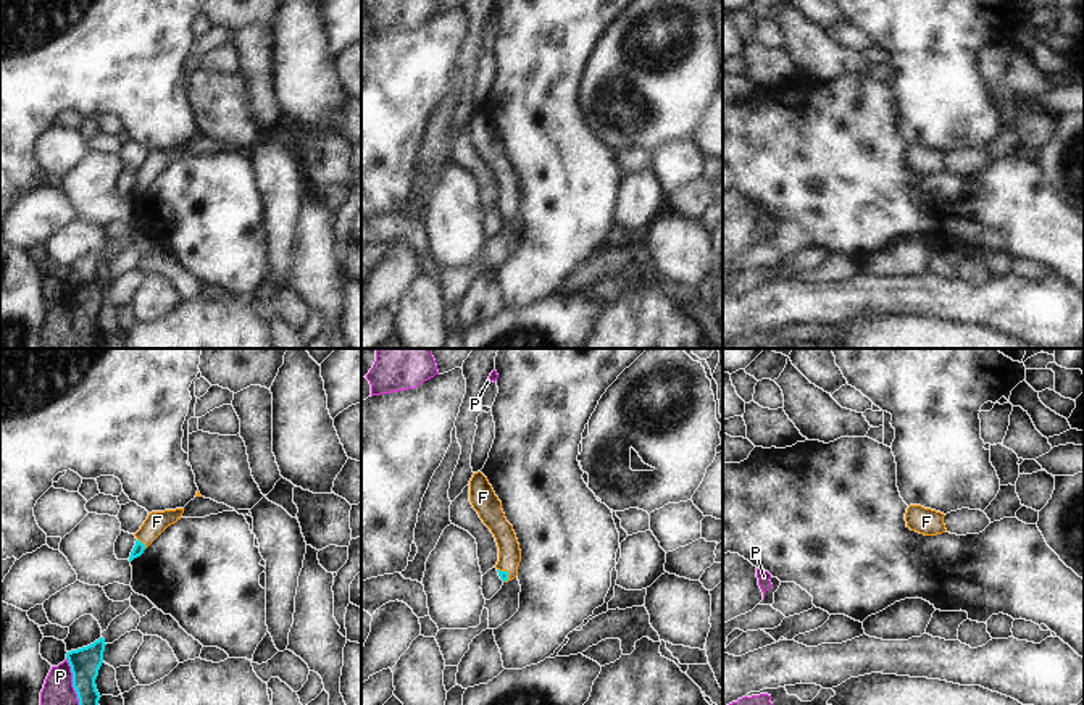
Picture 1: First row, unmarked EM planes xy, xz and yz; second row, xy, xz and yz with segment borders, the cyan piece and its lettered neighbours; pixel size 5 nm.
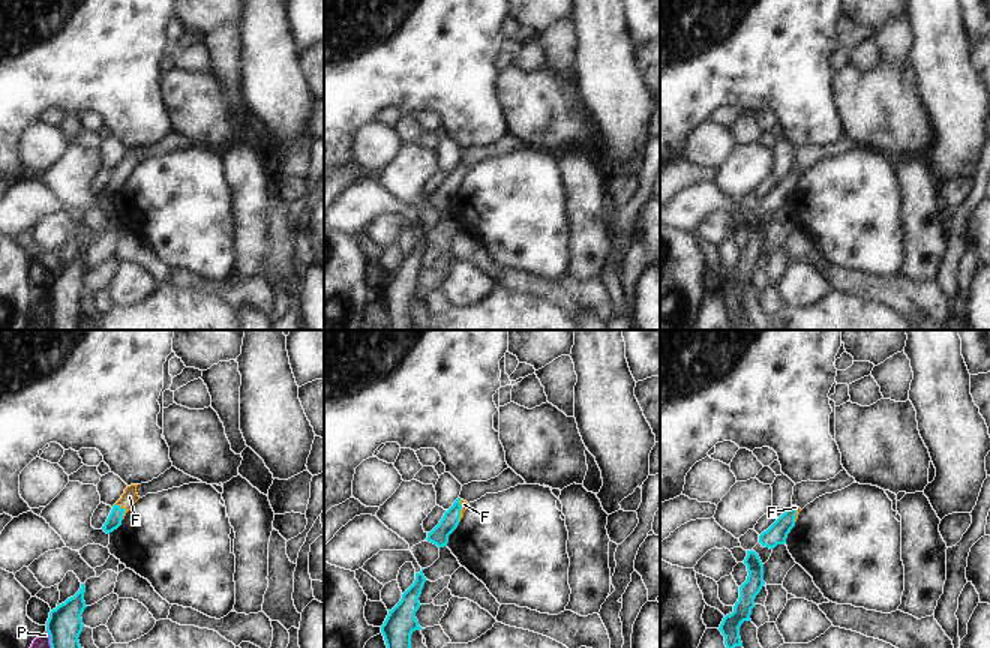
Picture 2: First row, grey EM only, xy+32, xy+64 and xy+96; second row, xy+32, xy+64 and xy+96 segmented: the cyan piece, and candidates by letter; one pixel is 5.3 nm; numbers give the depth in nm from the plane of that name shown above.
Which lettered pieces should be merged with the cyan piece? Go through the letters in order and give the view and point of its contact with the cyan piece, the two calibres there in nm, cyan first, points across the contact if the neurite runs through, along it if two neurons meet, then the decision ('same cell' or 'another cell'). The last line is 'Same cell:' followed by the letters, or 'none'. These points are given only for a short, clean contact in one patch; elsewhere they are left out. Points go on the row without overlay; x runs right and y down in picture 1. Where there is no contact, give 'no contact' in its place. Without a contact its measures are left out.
F: xy (141, 181) | 60/110 nm | across xy (139, 186), (141, 181), (157, 160) | same cell
P: xy (73, 321) | 150/190 nm | another cell
Same cell: F

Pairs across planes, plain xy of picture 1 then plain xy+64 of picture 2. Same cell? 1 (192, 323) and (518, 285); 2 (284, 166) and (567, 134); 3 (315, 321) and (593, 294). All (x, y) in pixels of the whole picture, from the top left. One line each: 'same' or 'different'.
1: different
2: different
3: different

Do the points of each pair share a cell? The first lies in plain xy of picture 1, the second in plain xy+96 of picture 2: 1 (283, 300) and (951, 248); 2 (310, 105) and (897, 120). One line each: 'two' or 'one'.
1: two
2: two

